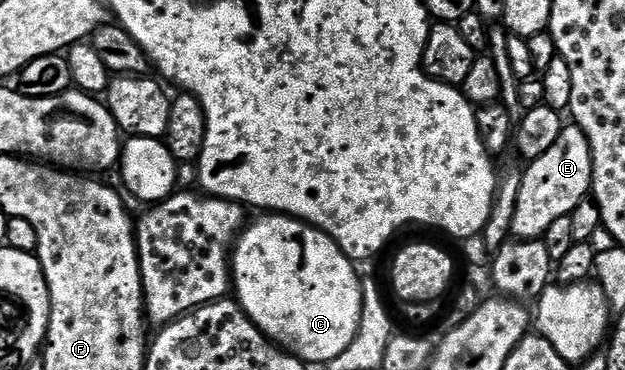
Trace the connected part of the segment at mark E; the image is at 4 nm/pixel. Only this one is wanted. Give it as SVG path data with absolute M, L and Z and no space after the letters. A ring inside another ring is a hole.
M574 123L565 124L558 139L554 139L554 147L531 158L529 165L532 166L523 170L524 178L512 220L511 236L521 241L543 238L550 223L571 217L574 207L578 207L578 203L589 196L594 180L590 143Z

